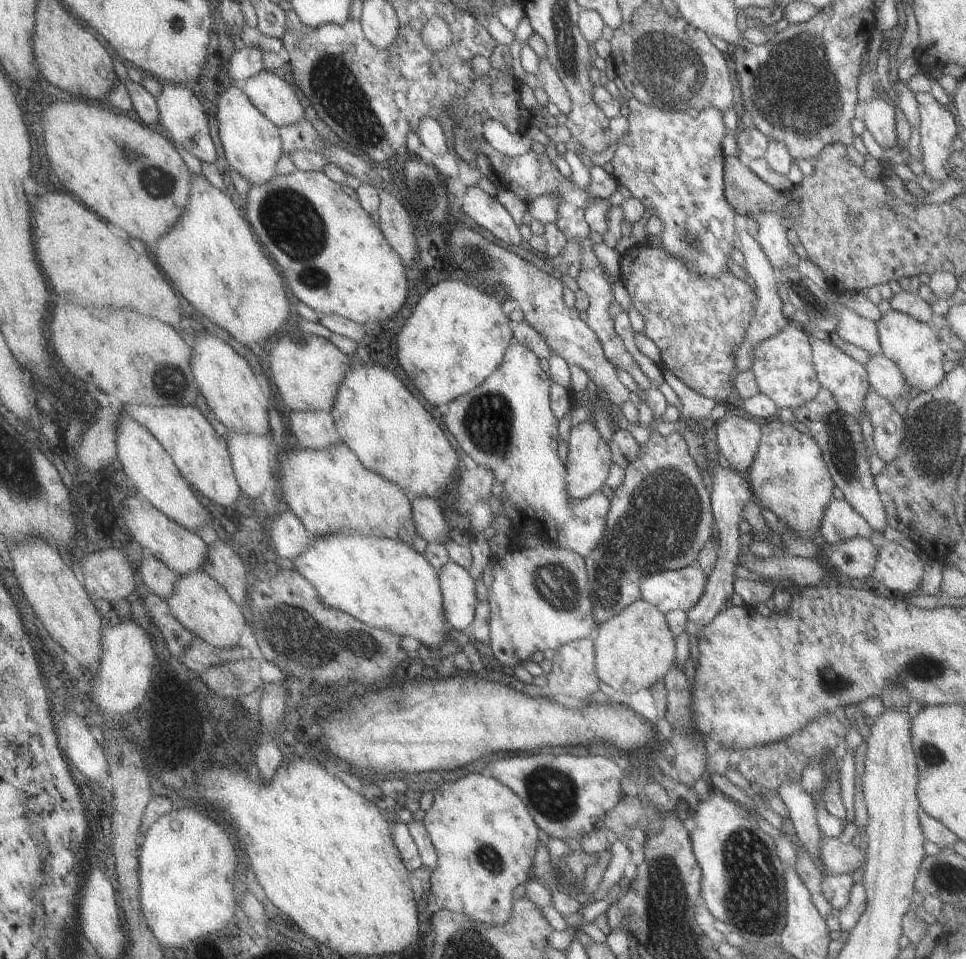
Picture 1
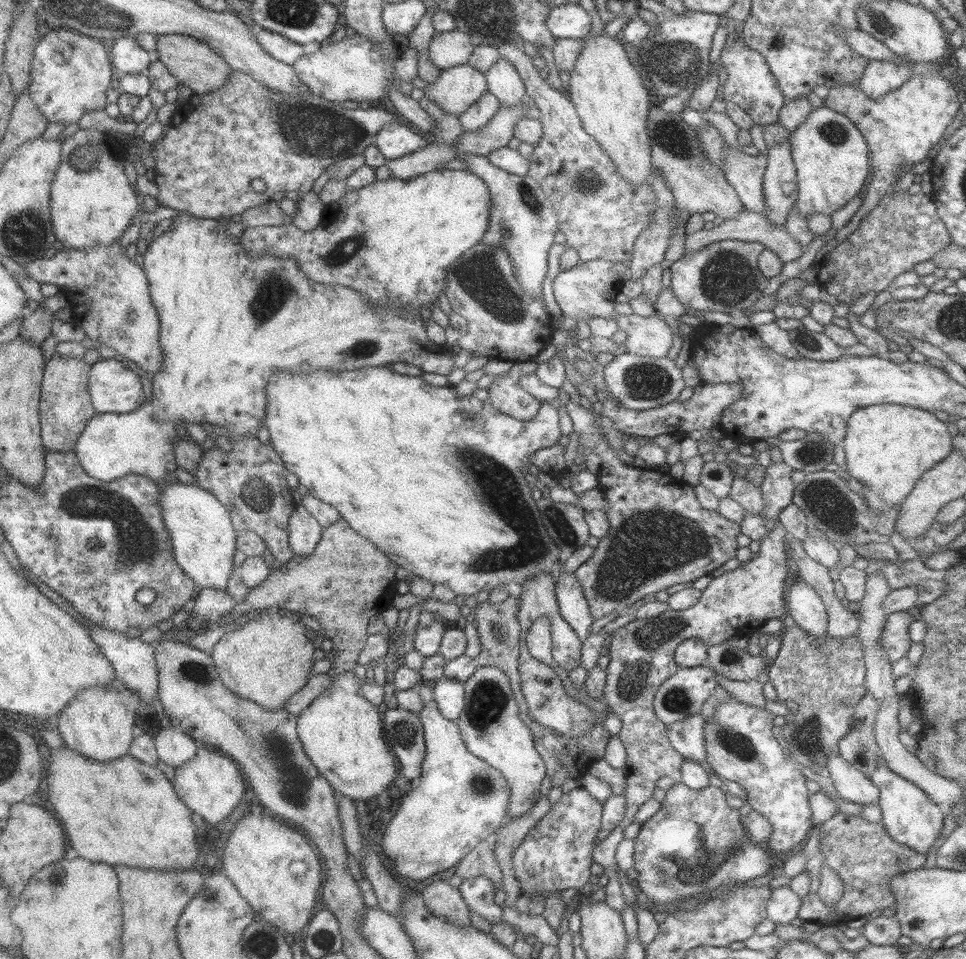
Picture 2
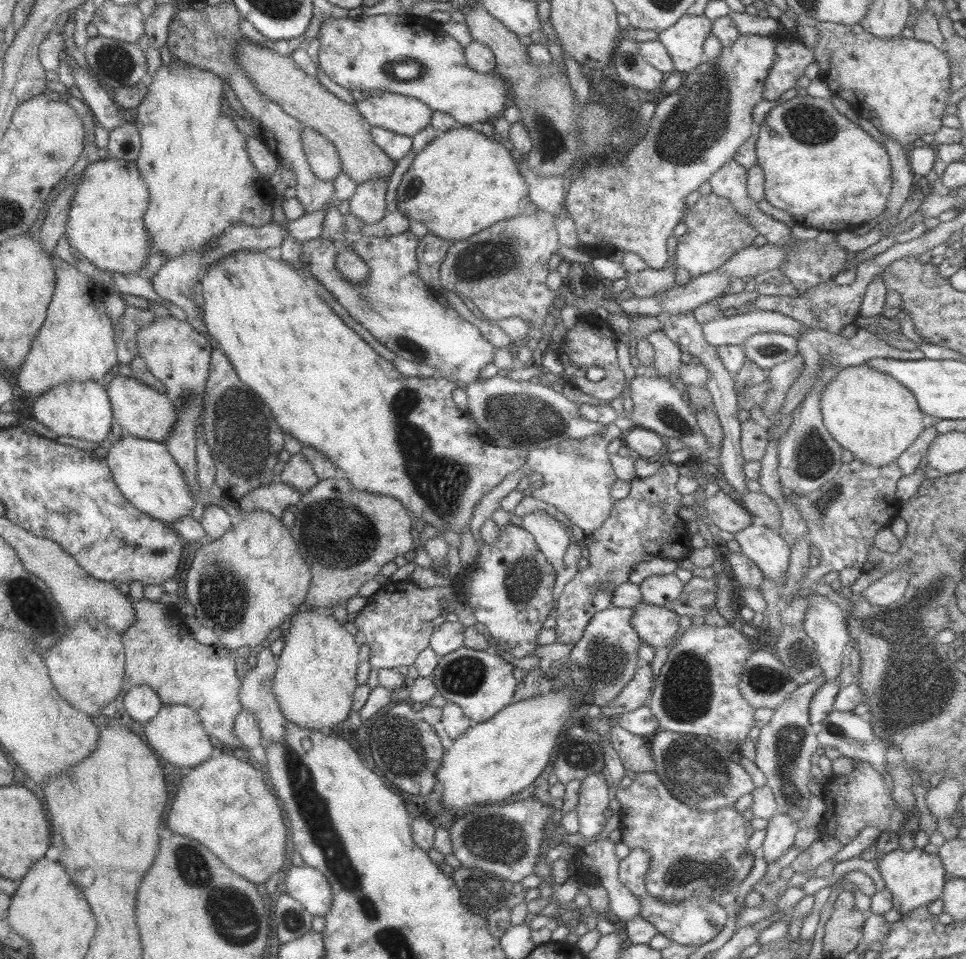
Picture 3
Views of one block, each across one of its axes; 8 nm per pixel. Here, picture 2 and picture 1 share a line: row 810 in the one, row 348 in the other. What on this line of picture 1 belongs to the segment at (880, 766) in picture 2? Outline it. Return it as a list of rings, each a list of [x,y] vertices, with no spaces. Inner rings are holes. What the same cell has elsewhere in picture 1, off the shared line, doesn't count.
[[[891,309],[882,314],[876,324],[882,354],[902,371],[909,390],[918,387],[922,392],[934,388],[944,378],[945,346],[931,323]]]

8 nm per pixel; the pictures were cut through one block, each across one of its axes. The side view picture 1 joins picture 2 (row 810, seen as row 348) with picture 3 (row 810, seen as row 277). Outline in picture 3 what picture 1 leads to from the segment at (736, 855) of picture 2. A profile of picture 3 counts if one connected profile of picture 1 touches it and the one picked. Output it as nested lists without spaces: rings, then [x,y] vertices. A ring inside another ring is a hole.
[[[655,771],[642,774],[636,773],[636,778],[634,778],[630,786],[627,788],[620,787],[618,783],[614,784],[612,782],[609,782],[609,786],[612,790],[612,798],[616,798],[621,806],[621,811],[619,812],[621,822],[620,828],[622,832],[621,842],[627,844],[630,849],[644,850],[644,852],[650,854],[650,867],[648,867],[648,871],[646,871],[645,886],[652,897],[662,899],[662,901],[668,903],[678,903],[694,895],[702,895],[702,897],[718,900],[722,893],[734,890],[737,884],[748,877],[748,873],[750,872],[750,869],[752,869],[752,865],[754,865],[754,854],[748,850],[748,840],[753,834],[754,828],[752,828],[750,820],[746,820],[746,818],[742,816],[742,812],[737,810],[736,804],[733,806],[726,806],[726,808],[720,810],[710,811],[696,810],[690,806],[686,806],[684,802],[680,802],[678,798],[672,796],[672,792],[664,786],[664,782],[660,780],[660,776],[658,776]]]

